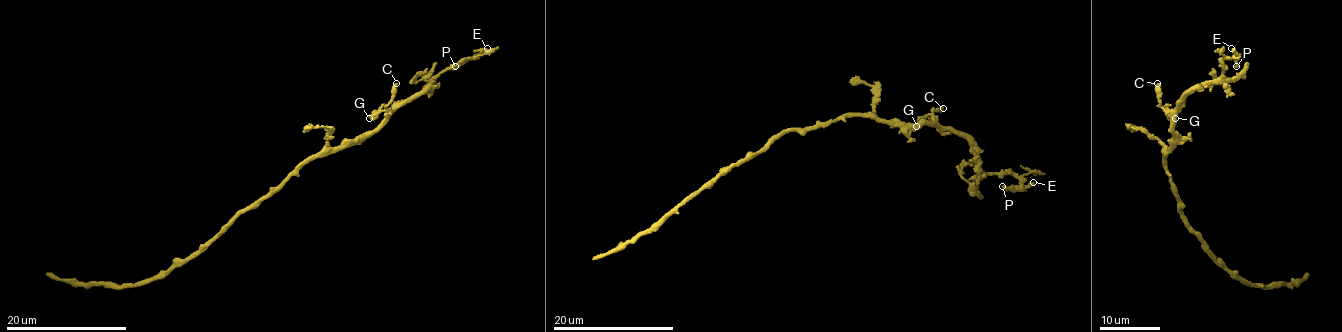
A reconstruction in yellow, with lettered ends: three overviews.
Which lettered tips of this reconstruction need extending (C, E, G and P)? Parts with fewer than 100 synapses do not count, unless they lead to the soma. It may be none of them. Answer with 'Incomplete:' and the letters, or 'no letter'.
Incomplete: no letter

